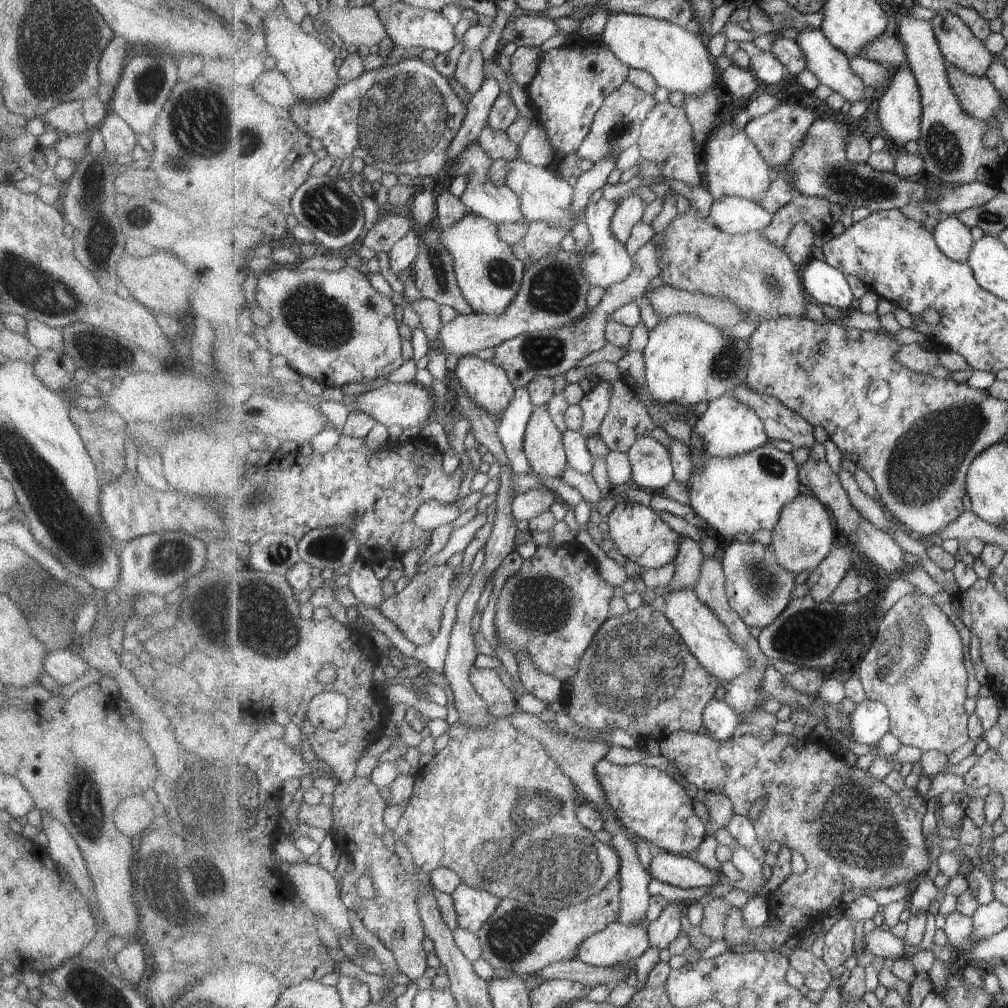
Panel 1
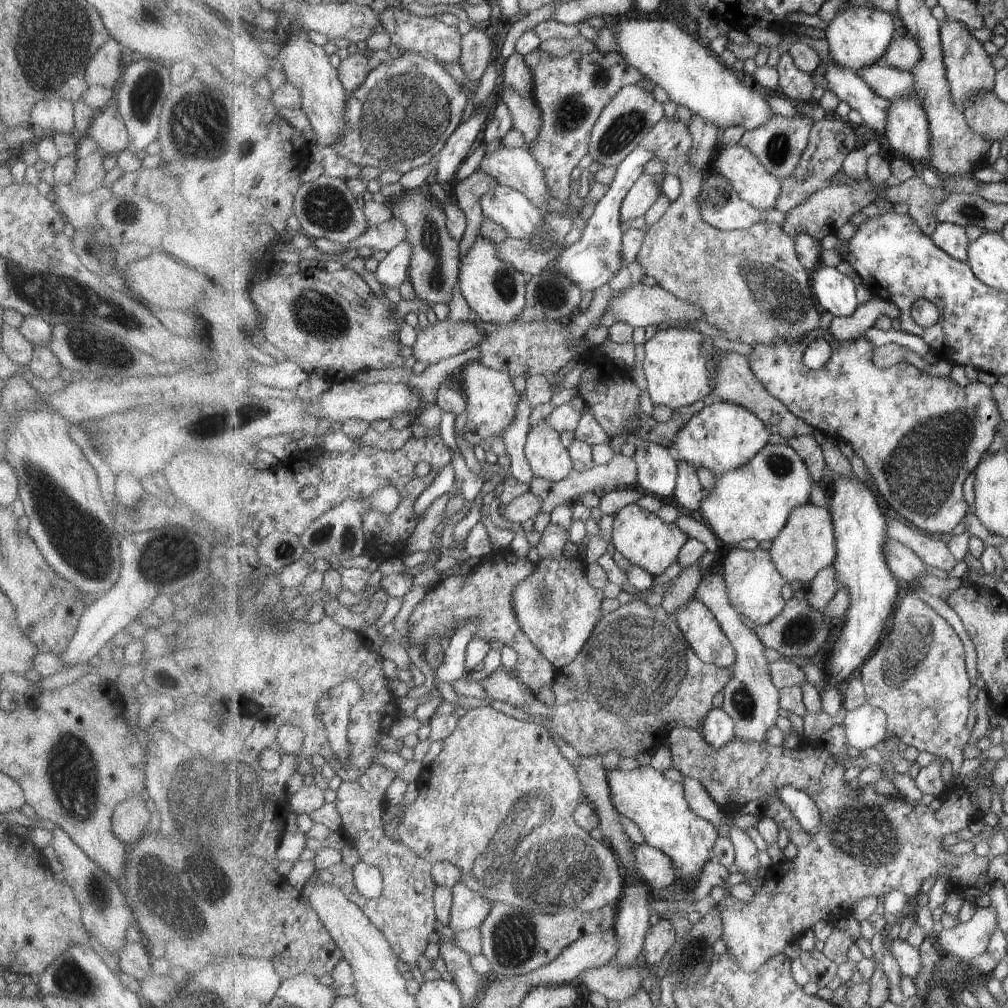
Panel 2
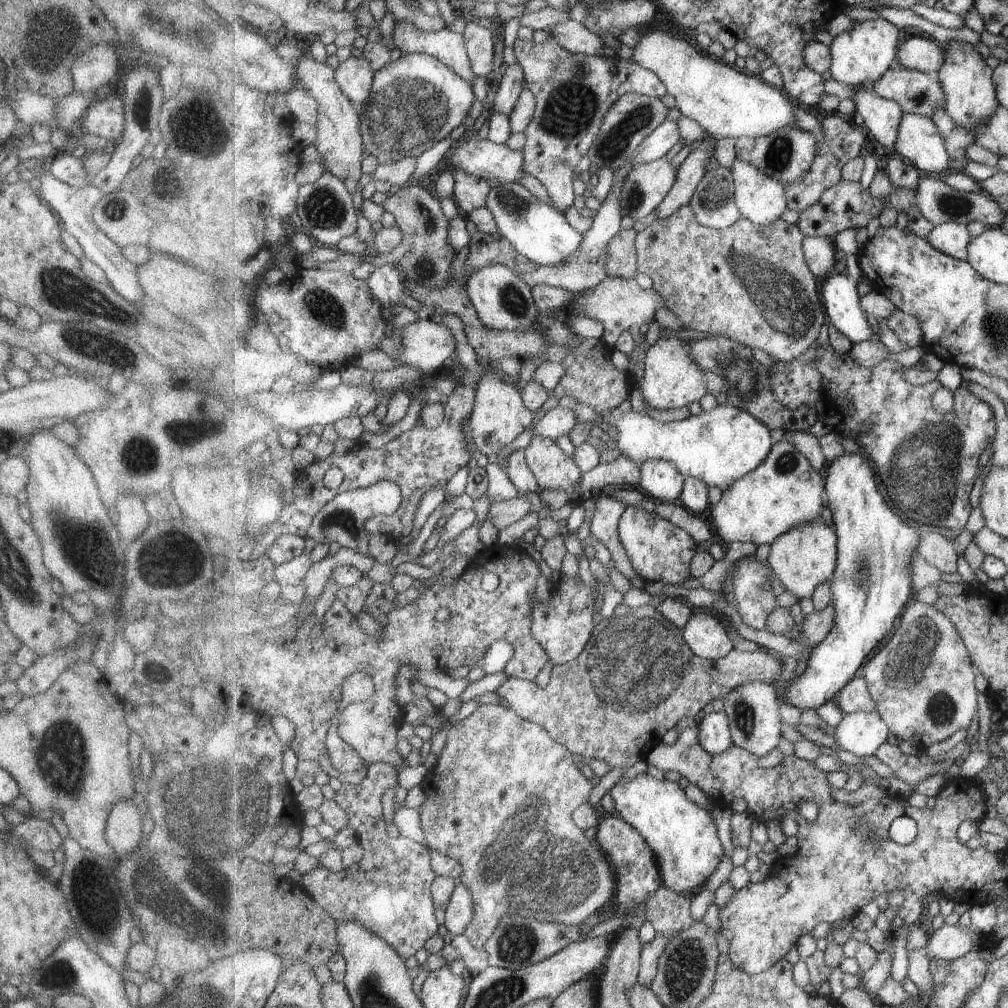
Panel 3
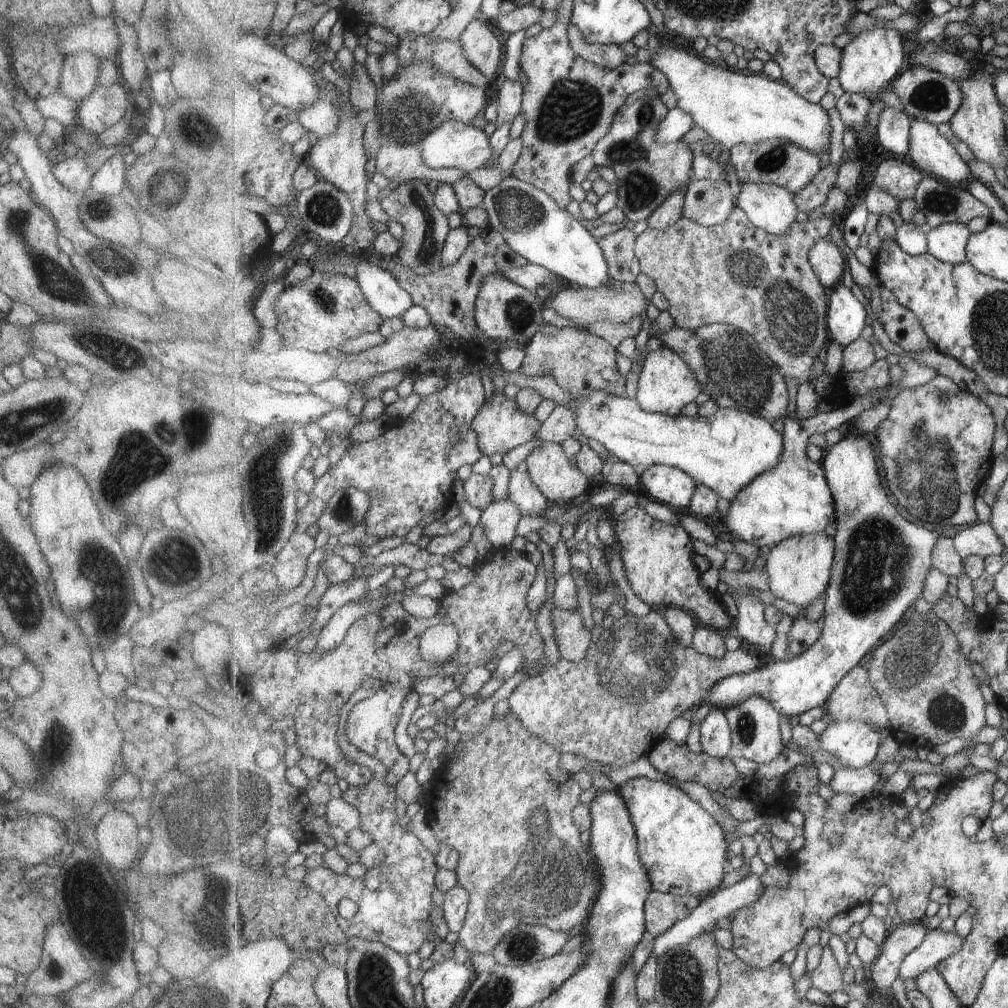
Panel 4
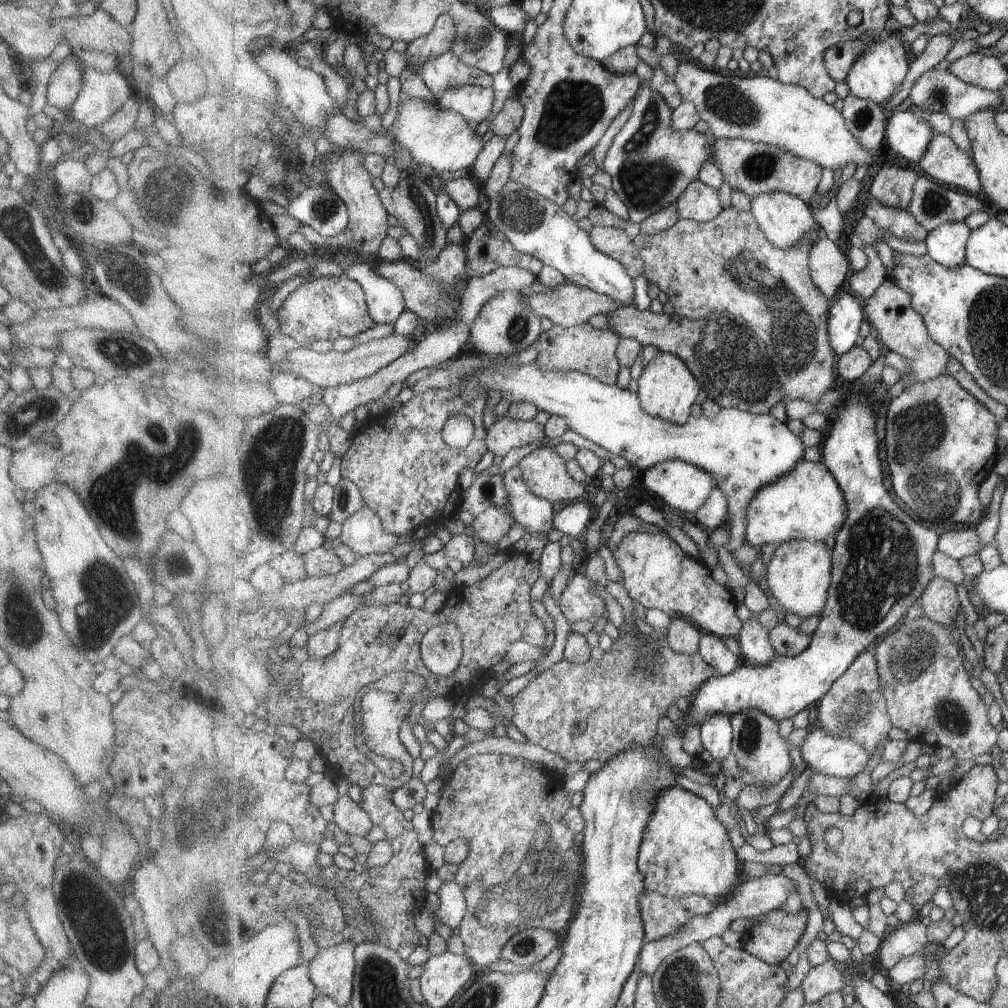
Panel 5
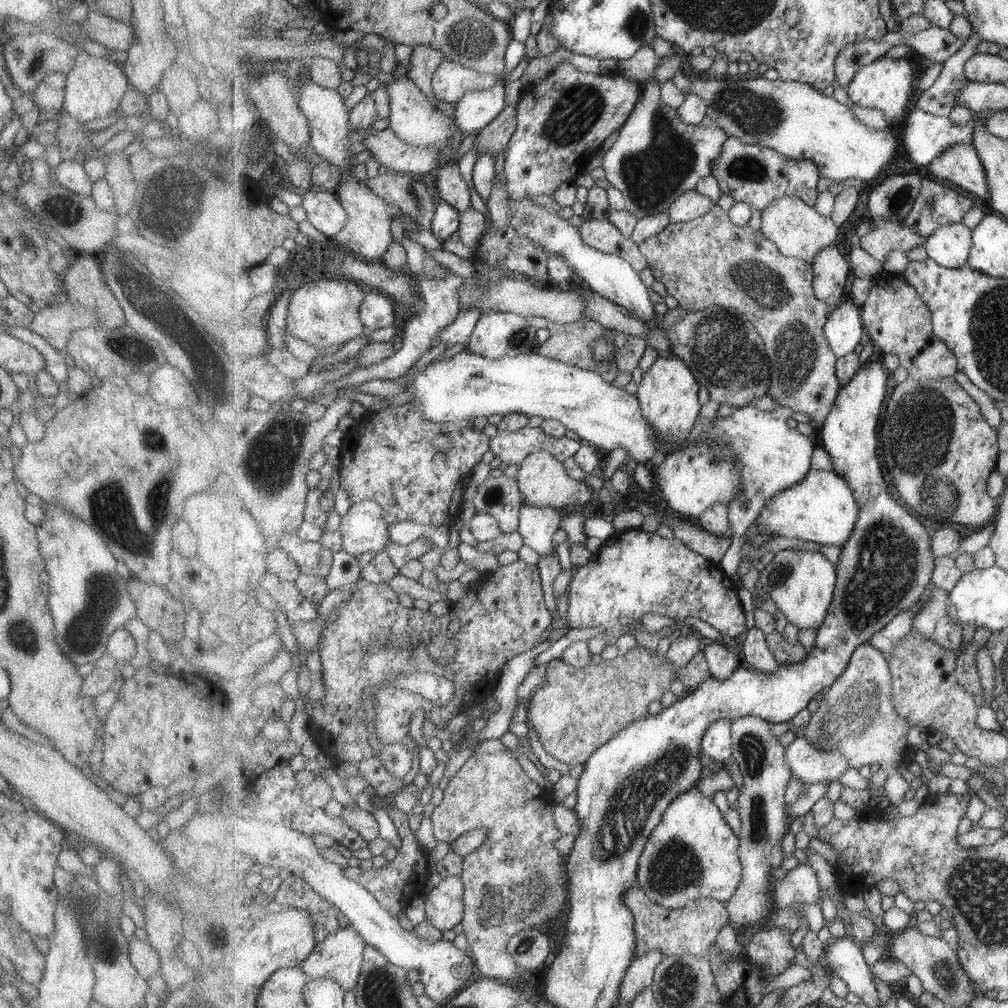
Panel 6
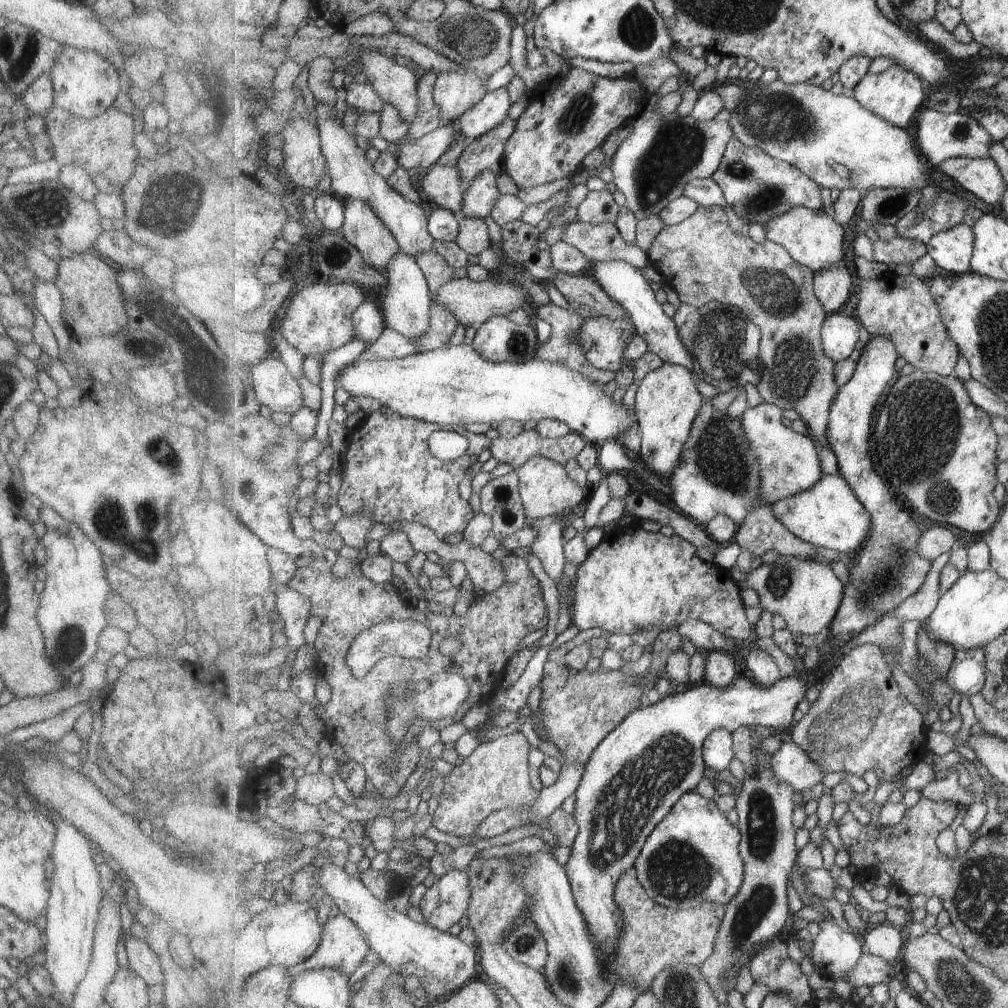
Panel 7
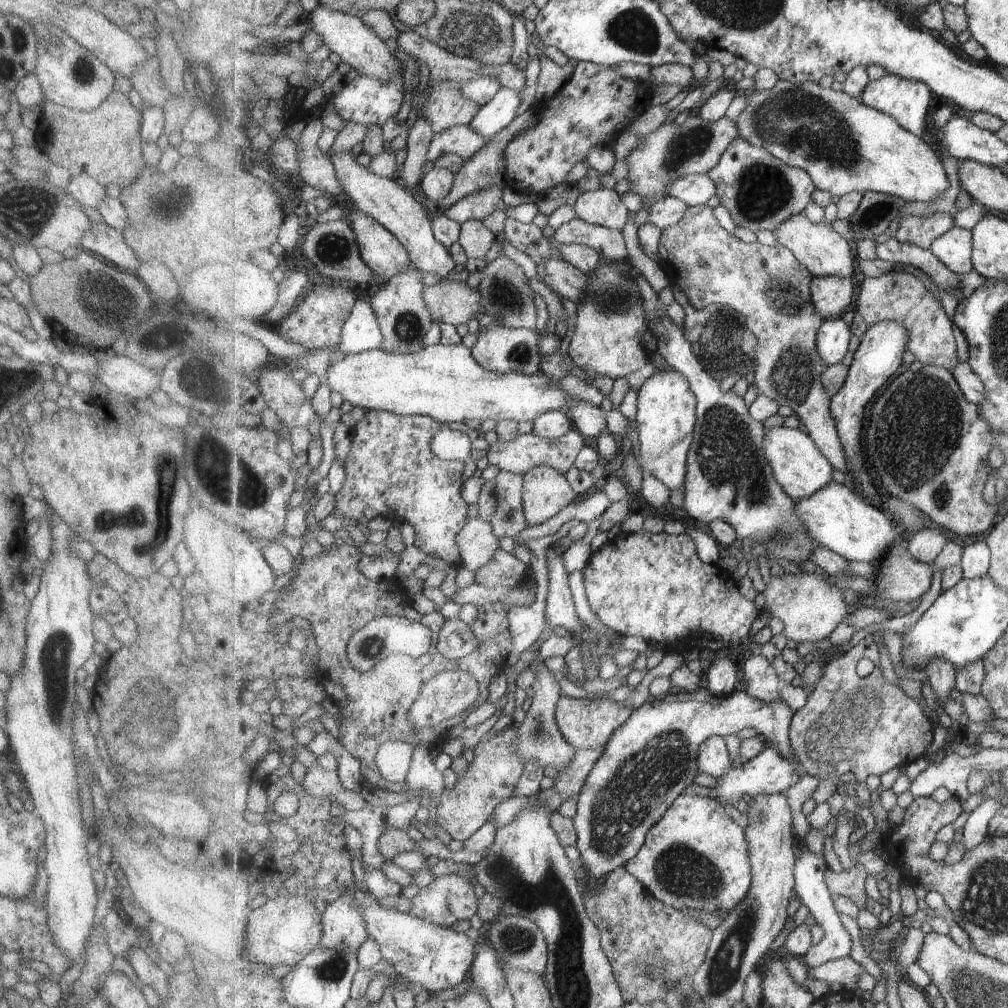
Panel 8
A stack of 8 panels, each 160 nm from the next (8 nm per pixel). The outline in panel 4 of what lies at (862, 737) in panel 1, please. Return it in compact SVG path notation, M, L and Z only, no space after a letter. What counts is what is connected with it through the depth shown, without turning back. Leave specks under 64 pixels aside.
M863 720L830 721L830 725L817 738L820 750L829 752L841 766L851 769L872 765L883 740L880 730Z

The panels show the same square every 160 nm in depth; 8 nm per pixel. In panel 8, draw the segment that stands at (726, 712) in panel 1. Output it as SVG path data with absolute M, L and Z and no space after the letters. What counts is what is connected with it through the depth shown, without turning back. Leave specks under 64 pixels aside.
M722 735L709 738L699 748L698 766L700 773L722 778L731 770L729 748Z

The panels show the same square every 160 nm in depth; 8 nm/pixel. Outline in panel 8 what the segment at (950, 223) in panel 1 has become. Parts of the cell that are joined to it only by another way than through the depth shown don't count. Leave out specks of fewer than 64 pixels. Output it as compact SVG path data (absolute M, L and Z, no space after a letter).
M954 227L944 236L937 238L931 252L956 274L969 274L974 271L974 235L972 230Z

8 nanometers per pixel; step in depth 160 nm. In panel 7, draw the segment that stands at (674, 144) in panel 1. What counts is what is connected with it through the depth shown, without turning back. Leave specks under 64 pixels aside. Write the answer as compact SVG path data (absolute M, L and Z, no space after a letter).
M700 206L699 211L693 214L690 218L687 218L684 222L675 225L668 225L666 230L663 230L662 234L654 241L654 245L648 252L649 259L651 260L651 267L655 269L659 274L663 276L664 283L673 288L680 298L680 301L684 304L689 304L695 307L703 307L708 303L718 301L719 303L730 305L739 308L762 332L762 346L760 351L760 358L764 365L763 378L761 382L756 385L760 397L764 403L770 403L779 406L781 409L794 409L799 413L800 418L807 424L807 427L812 431L812 437L821 446L829 445L829 426L831 408L834 405L835 398L838 397L840 387L835 380L835 362L825 354L823 350L822 342L822 329L829 314L826 312L826 308L819 301L818 296L815 294L814 282L815 272L810 267L804 266L796 262L787 250L785 246L777 244L775 242L767 240L767 242L757 243L752 240L750 236L743 236L743 234L737 234L727 216L725 215L725 208L721 206Z

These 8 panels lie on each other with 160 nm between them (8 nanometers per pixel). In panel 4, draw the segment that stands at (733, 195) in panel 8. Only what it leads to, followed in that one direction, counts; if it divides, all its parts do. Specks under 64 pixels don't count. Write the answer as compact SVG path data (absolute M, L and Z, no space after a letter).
M769 140L759 144L741 143L730 150L730 161L741 184L775 184L787 188L793 195L803 191L809 186L819 172L821 172L821 160L818 154L813 154L801 146L797 146L791 140Z

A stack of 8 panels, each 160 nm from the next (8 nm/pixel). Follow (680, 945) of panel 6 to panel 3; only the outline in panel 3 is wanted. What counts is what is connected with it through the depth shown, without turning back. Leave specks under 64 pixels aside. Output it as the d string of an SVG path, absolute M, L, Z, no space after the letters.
M665 885L648 900L645 916L653 926L666 935L682 933L696 921L689 913L690 896L671 890Z

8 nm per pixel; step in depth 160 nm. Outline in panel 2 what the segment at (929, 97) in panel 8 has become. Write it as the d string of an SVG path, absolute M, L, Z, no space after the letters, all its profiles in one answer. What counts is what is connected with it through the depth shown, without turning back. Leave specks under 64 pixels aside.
M847 3L828 23L825 30L826 40L829 44L828 55L833 58L833 62L852 68L859 73L862 68L871 66L883 58L895 38L895 30L897 28L895 28L893 14L871 4L865 6L859 3Z

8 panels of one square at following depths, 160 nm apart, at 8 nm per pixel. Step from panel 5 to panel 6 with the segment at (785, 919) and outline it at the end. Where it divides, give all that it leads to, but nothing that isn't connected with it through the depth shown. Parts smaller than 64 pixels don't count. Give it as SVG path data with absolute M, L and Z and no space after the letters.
M763 926L746 937L746 956L762 966L769 978L785 972L795 962L795 947L791 944L791 932L787 929Z

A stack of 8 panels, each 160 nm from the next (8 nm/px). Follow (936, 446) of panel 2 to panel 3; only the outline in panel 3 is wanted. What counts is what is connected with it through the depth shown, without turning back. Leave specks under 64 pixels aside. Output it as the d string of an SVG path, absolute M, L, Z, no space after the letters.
M814 342L805 354L791 362L772 360L774 365L769 368L770 383L775 398L787 408L797 410L801 404L806 404L818 414L822 423L832 428L831 431L841 434L854 432L861 426L870 426L868 431L858 433L855 440L866 452L865 456L877 467L887 495L894 506L898 507L901 516L915 520L919 525L959 530L966 528L972 515L969 494L980 473L977 470L981 455L987 447L993 445L997 430L996 416L990 403L963 385L953 391L953 410L940 413L933 406L931 398L941 388L941 382L934 380L924 385L910 384L905 380L906 368L899 362L885 359L876 367L864 367L853 358L851 352L838 353L831 344L823 348L819 342Z

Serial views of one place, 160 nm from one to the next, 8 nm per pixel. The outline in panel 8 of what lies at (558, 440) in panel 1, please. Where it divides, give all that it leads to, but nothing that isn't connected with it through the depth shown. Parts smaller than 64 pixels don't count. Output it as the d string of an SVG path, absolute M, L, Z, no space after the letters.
M535 466L524 475L523 506L528 525L539 526L576 503L578 494L565 473L551 466Z

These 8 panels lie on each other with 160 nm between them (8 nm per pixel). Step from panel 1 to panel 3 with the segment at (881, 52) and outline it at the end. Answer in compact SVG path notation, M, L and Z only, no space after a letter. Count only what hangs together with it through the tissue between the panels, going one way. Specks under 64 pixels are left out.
M911 36L899 45L897 59L905 68L936 75L944 63L942 44L931 36Z

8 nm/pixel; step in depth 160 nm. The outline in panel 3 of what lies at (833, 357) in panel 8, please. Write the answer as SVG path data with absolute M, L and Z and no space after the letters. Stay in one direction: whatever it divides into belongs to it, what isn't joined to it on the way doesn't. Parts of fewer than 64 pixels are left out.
M858 254L845 256L845 268L847 274L833 272L821 281L822 303L826 310L828 322L832 322L845 336L848 336L855 343L870 341L873 336L873 328L867 320L862 297L857 292L859 280L863 278Z

